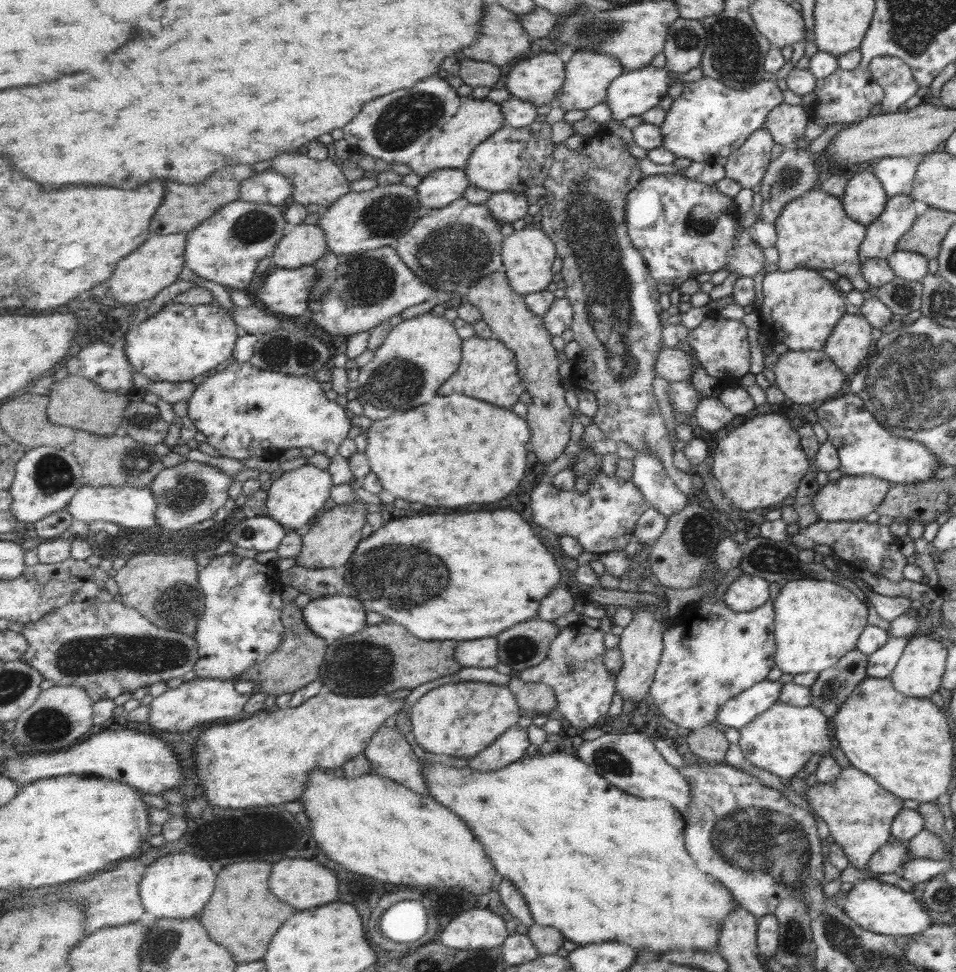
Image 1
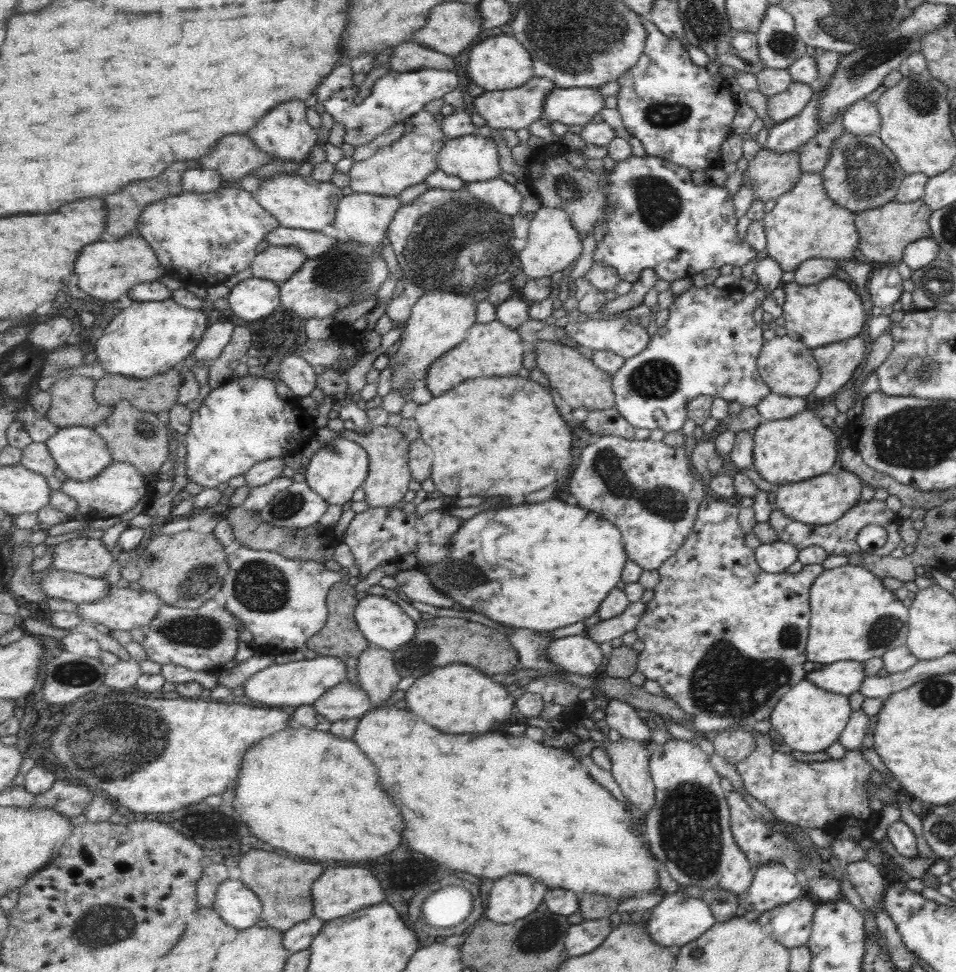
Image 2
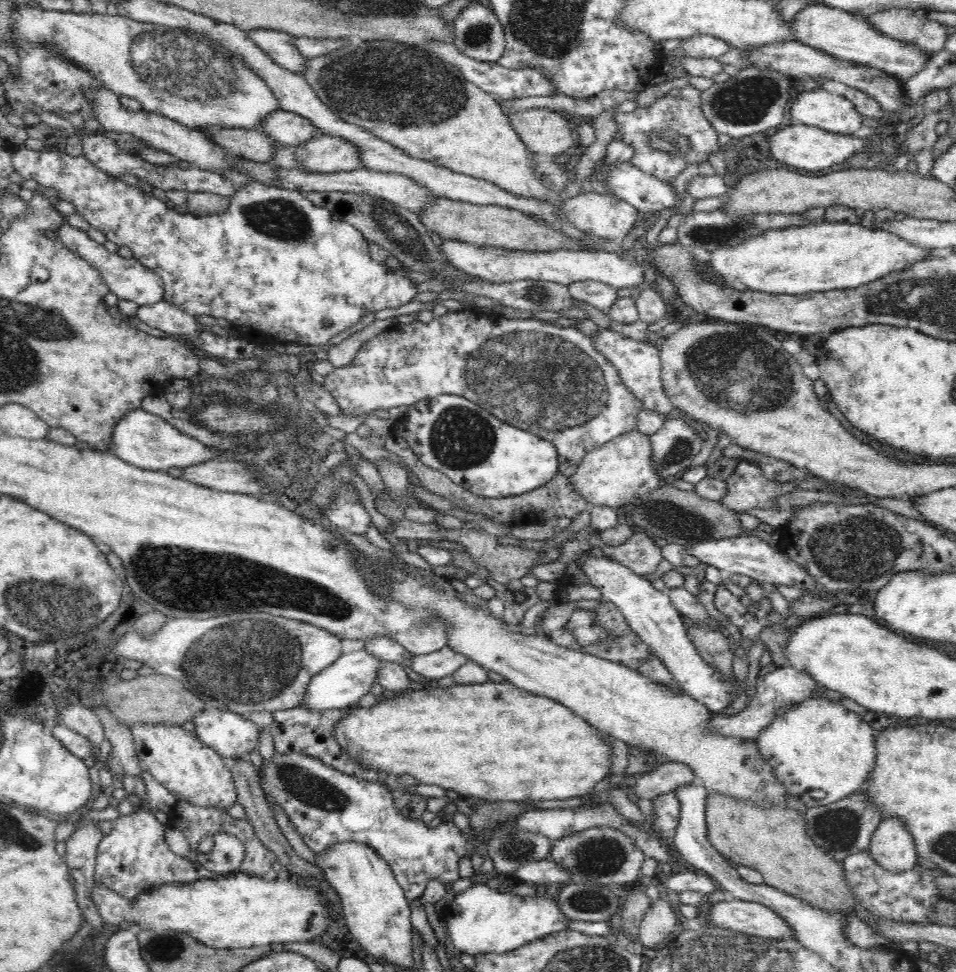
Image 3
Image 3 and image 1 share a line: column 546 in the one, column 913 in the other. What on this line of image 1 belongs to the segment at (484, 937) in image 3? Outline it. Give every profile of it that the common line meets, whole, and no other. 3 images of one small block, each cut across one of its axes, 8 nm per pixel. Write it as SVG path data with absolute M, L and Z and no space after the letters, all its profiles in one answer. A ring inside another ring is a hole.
M877 879L861 880L847 892L846 898L840 900L841 909L858 926L880 935L908 936L922 932L934 924L934 915L912 892L887 884Z

